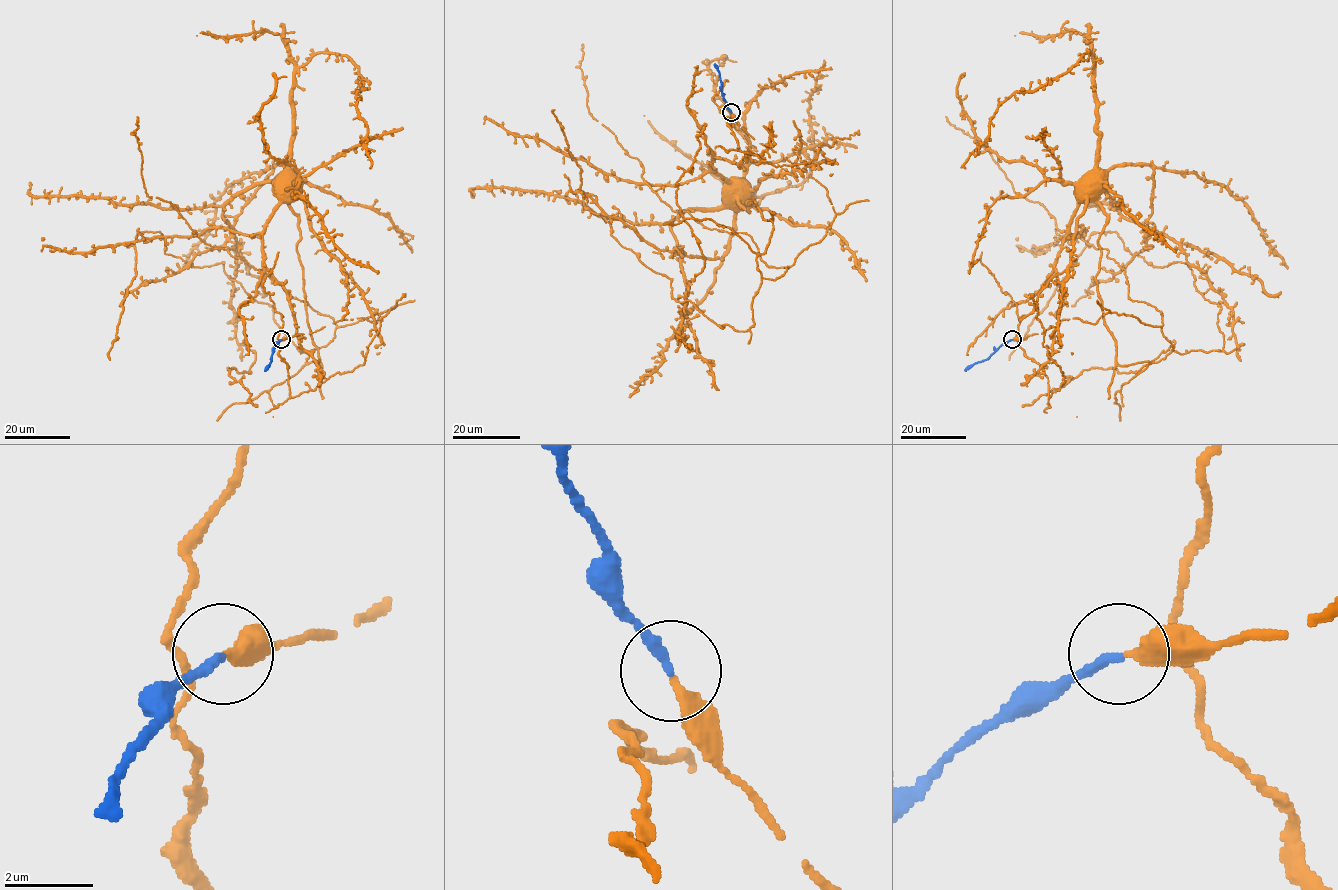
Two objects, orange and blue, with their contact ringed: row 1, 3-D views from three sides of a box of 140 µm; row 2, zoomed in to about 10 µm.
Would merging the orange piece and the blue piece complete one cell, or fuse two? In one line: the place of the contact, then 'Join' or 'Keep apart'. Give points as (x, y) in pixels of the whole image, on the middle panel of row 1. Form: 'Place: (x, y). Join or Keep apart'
Place: (731, 112). Join

